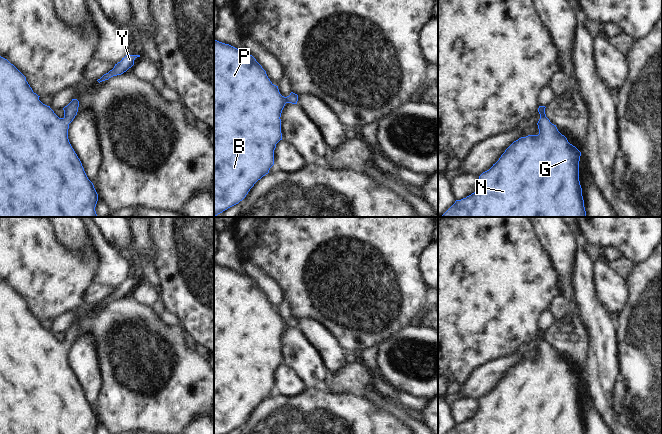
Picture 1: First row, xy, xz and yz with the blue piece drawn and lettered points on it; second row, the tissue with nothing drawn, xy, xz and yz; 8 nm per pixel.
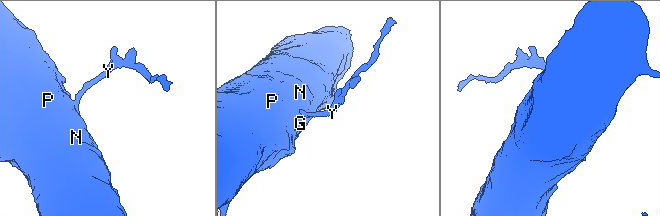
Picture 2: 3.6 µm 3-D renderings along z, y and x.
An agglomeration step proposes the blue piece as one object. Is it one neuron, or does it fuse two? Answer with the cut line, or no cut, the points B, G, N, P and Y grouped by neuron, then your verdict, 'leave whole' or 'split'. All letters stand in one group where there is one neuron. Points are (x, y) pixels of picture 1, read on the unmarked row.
cut none; groups B G N P Y; leave whole

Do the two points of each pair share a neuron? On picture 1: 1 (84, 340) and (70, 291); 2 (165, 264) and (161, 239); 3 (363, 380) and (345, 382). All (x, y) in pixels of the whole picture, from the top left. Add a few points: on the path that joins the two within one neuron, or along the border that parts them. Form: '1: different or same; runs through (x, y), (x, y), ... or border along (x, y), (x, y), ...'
1: different; border along (77, 337), (89, 334), (92, 337), (97, 354)
2: same; runs through (165, 258), (165, 245)
3: same; runs through (359, 380), (349, 380)

